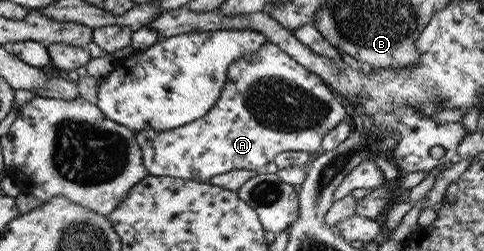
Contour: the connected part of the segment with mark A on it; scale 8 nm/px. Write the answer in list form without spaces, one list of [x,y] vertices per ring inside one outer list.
[[[264,42],[256,53],[232,61],[218,101],[207,115],[176,130],[143,130],[135,133],[143,152],[144,166],[152,176],[167,176],[208,182],[216,175],[235,169],[261,173],[274,157],[284,151],[304,151],[316,156],[324,137],[349,115],[340,97],[318,74],[300,65],[291,55],[272,42]]]

